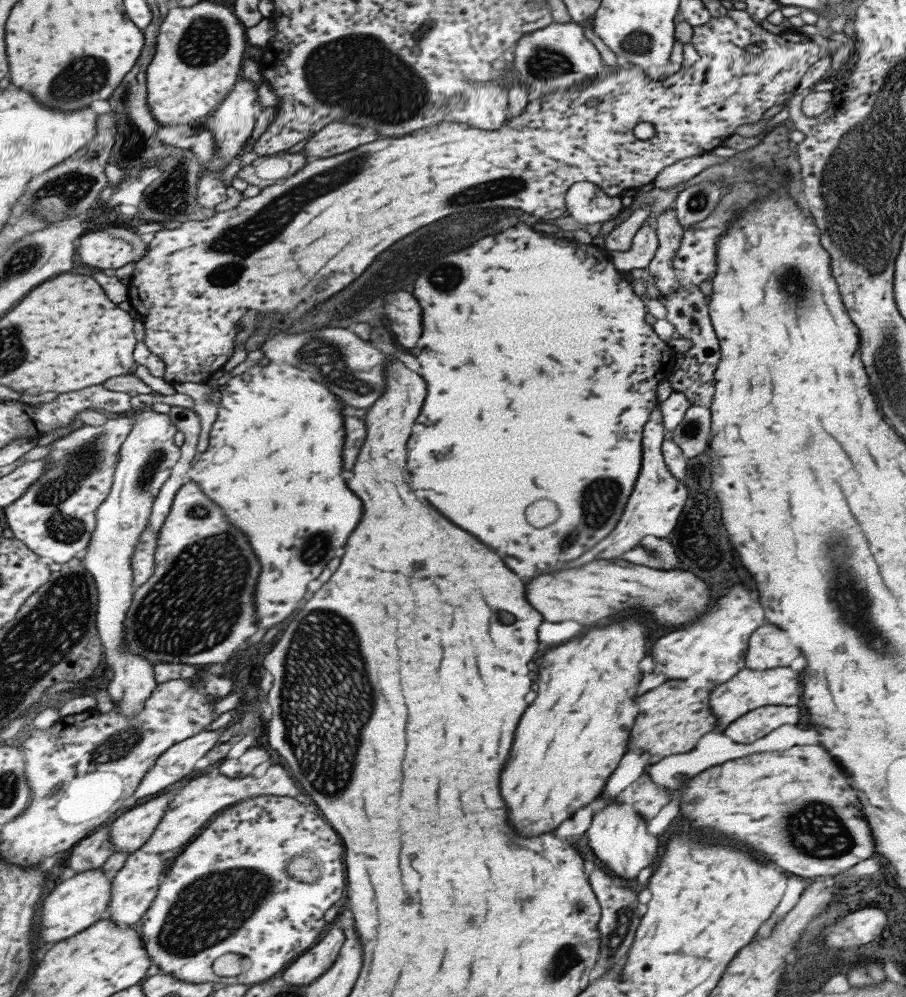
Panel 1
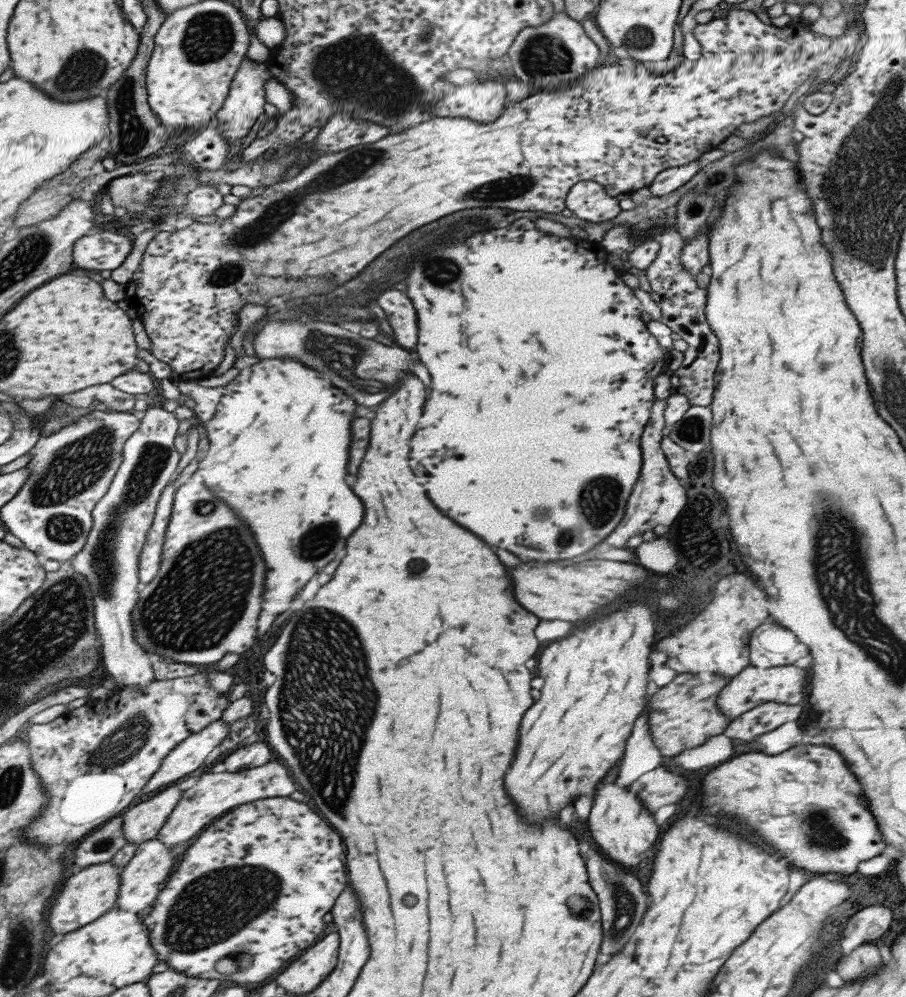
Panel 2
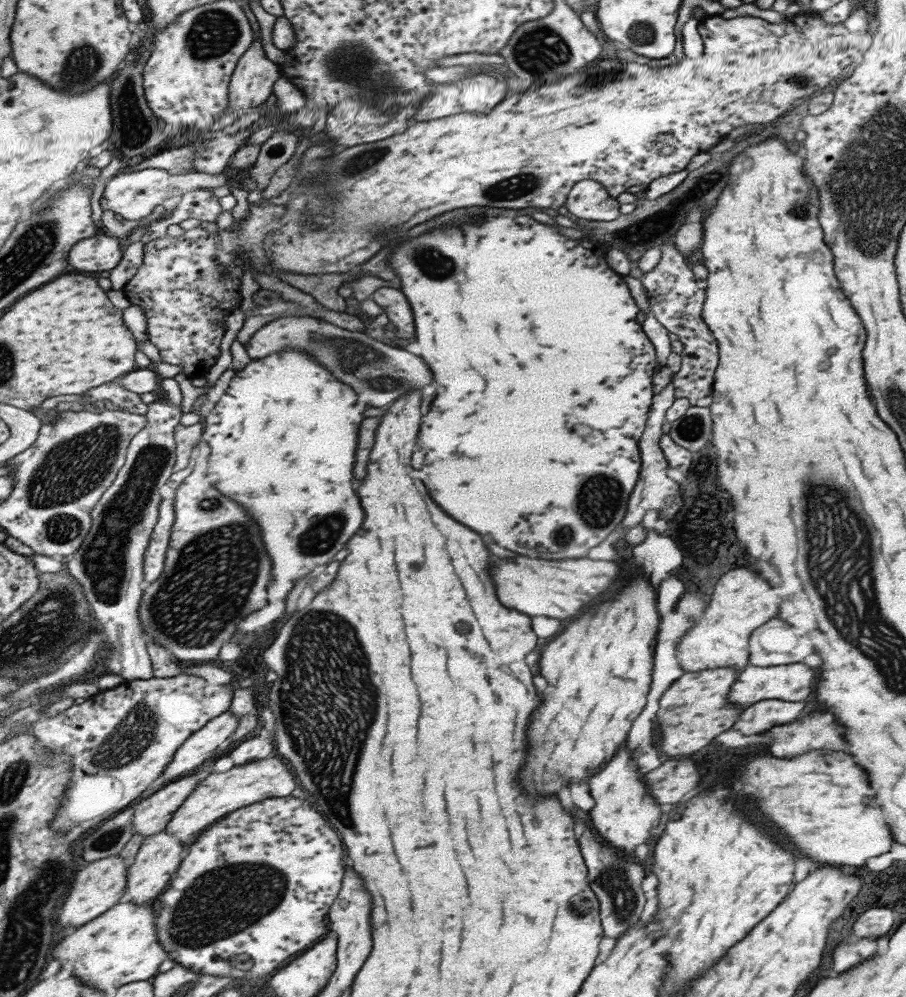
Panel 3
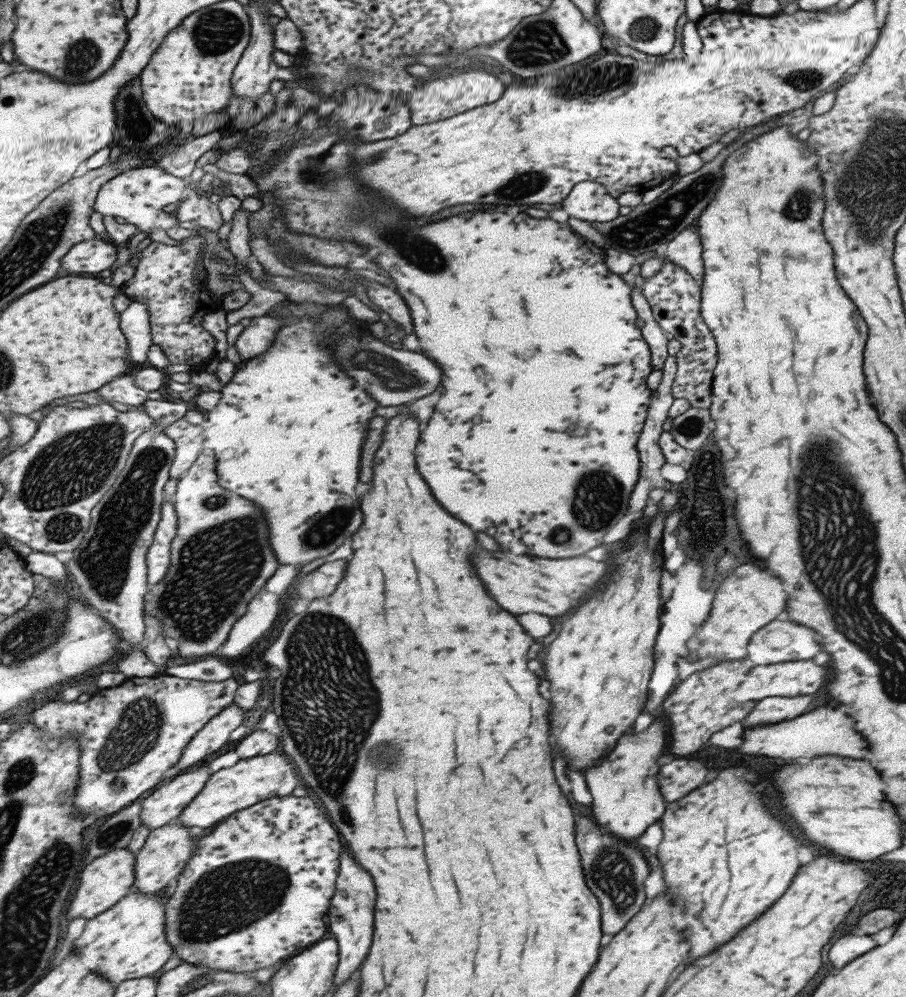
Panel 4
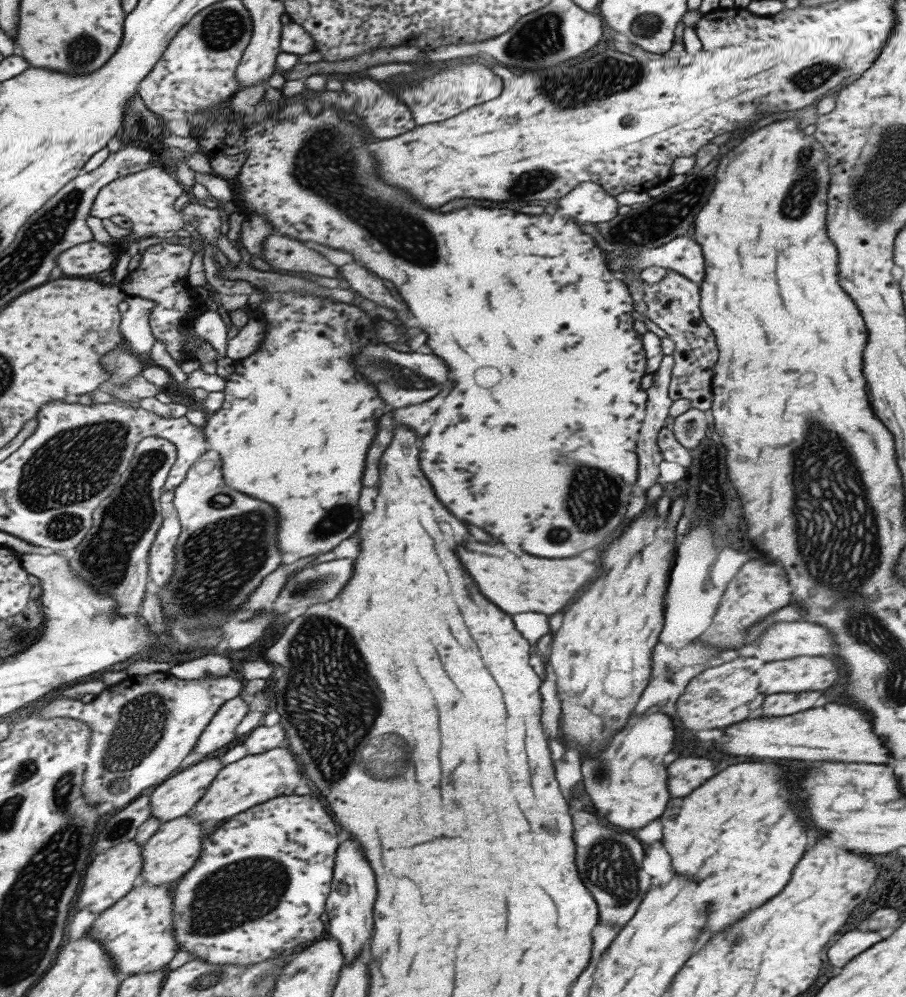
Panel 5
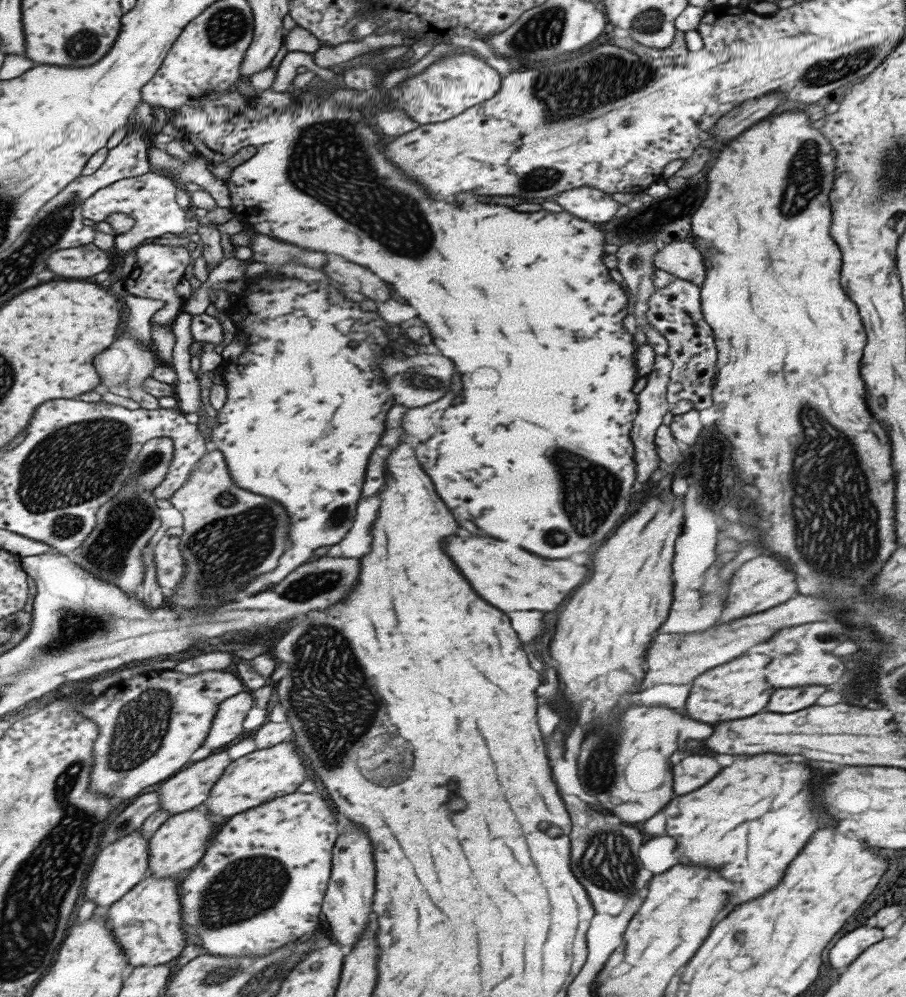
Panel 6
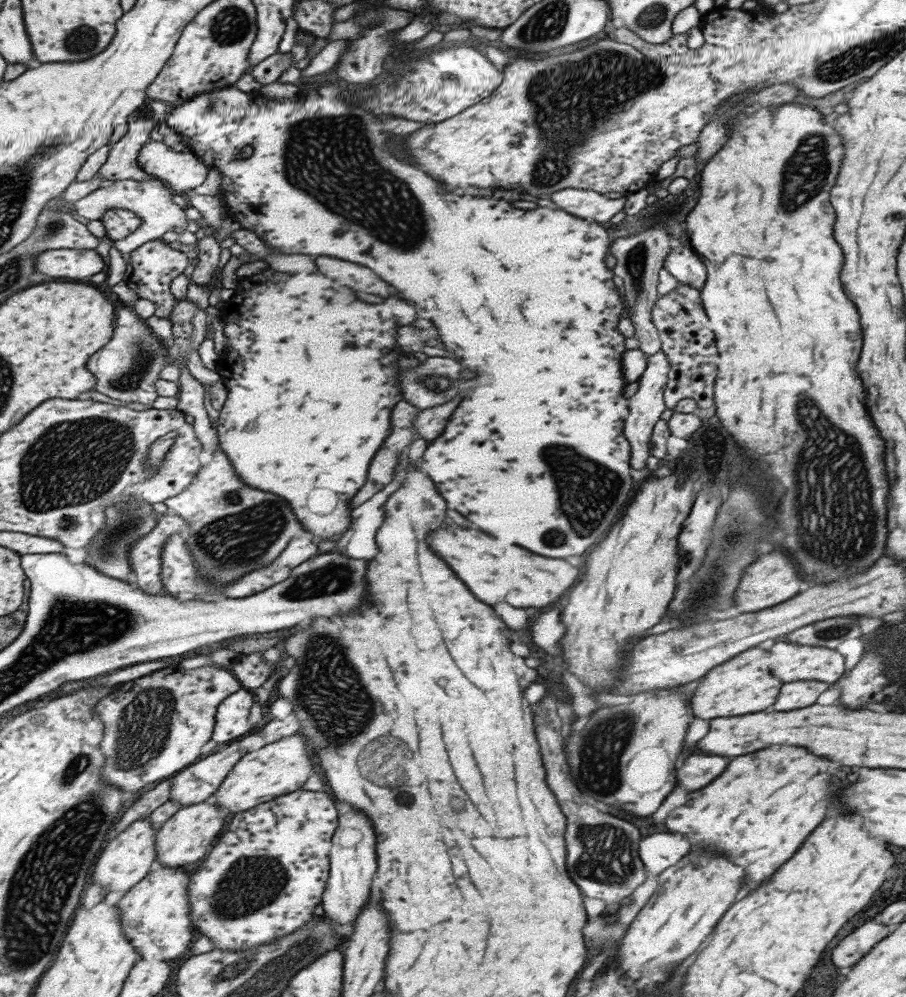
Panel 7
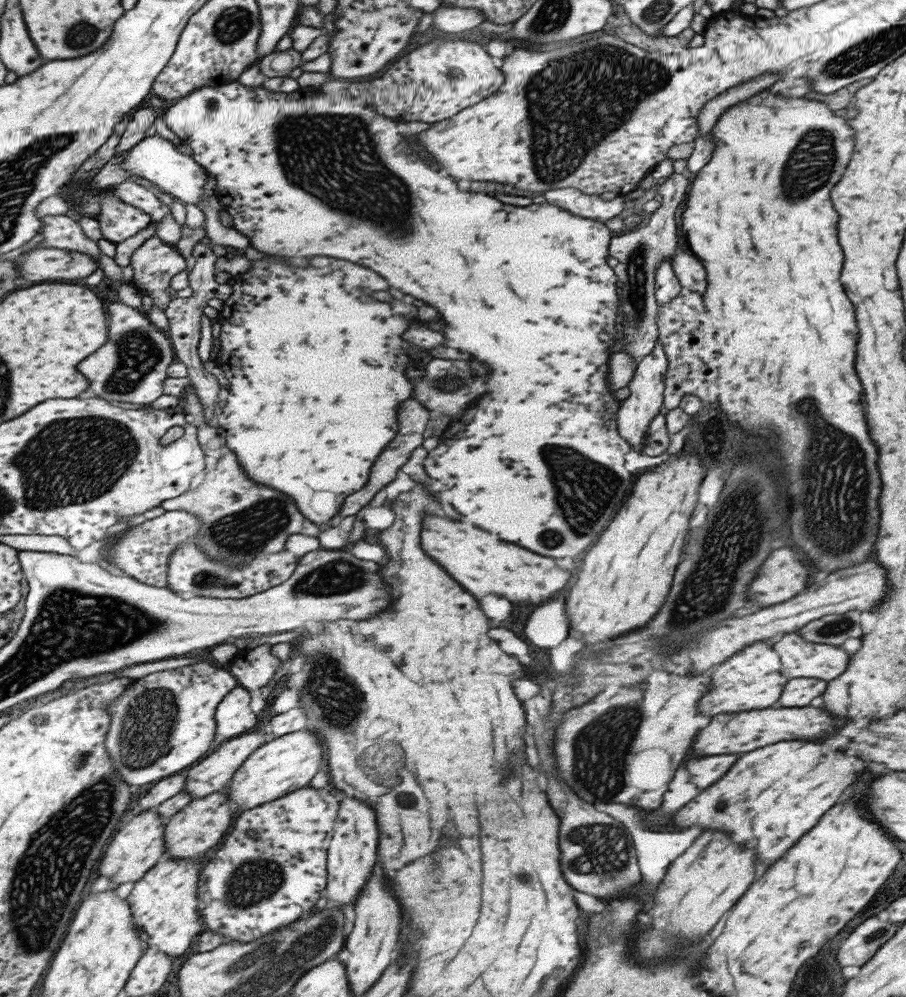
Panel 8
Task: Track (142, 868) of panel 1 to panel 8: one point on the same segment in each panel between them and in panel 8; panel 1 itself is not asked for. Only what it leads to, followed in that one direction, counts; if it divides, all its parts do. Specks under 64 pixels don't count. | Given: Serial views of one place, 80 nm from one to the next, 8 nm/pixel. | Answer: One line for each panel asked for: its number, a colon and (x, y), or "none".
2: (142, 878)
3: (158, 856)
4: (165, 852)
5: (174, 847)
6: (178, 844)
7: (184, 838)
8: (189, 833)

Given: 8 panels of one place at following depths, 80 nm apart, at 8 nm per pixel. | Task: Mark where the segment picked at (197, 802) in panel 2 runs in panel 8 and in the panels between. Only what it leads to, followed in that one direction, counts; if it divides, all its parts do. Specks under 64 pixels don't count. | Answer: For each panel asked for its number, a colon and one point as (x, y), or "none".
3: (216, 794)
4: (227, 790)
5: (255, 778)
6: (261, 775)
7: (280, 767)
8: (286, 763)

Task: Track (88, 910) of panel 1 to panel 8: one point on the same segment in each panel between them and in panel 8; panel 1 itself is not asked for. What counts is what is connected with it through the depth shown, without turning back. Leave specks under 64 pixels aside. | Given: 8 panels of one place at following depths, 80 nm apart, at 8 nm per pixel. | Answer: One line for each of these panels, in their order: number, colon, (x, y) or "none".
2: (92, 891)
3: (99, 886)
4: (108, 879)
5: (112, 874)
6: (119, 867)
7: (126, 859)
8: (137, 846)

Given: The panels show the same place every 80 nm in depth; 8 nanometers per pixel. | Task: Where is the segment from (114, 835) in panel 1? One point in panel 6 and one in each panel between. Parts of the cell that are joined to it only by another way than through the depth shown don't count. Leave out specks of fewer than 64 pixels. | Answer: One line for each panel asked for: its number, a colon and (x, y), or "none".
2: (141, 823)
3: (151, 815)
4: (162, 805)
5: (178, 794)
6: (188, 788)

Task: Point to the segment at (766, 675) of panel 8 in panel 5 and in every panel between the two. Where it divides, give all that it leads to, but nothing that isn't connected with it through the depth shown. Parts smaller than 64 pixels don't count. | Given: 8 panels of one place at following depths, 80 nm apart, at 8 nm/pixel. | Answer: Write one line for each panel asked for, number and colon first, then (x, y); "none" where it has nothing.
5: (718, 696)
6: (740, 692)
7: (748, 687)

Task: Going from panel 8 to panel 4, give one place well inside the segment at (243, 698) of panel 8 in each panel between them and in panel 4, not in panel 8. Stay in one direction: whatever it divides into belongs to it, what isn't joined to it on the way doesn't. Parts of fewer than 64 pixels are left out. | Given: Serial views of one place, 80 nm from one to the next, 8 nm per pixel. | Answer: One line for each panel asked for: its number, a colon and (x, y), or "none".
4: (216, 731)
5: (221, 729)
6: (227, 723)
7: (231, 718)

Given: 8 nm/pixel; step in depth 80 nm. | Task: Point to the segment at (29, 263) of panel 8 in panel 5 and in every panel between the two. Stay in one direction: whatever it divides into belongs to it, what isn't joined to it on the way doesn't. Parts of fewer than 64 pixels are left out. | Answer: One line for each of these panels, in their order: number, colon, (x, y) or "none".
5: (90, 257)
6: (87, 260)
7: (75, 264)

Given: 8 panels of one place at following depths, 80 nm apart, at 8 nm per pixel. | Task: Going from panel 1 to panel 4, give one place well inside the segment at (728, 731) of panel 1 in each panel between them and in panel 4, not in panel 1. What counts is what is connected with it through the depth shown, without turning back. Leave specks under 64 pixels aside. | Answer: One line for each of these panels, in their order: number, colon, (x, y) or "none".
2: (769, 715)
3: (759, 717)
4: (768, 710)

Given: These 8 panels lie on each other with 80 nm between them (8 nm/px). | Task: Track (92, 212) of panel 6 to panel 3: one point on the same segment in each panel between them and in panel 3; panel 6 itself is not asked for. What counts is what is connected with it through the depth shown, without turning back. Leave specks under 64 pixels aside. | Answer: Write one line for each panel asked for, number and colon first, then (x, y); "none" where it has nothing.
3: (132, 194)
4: (139, 195)
5: (146, 198)

